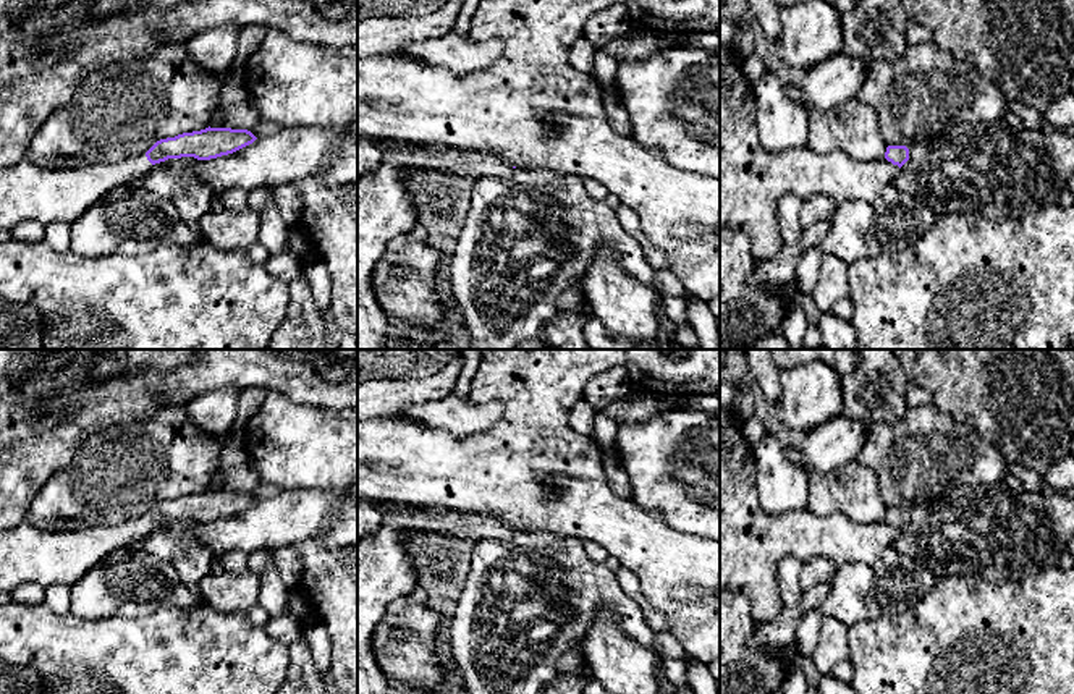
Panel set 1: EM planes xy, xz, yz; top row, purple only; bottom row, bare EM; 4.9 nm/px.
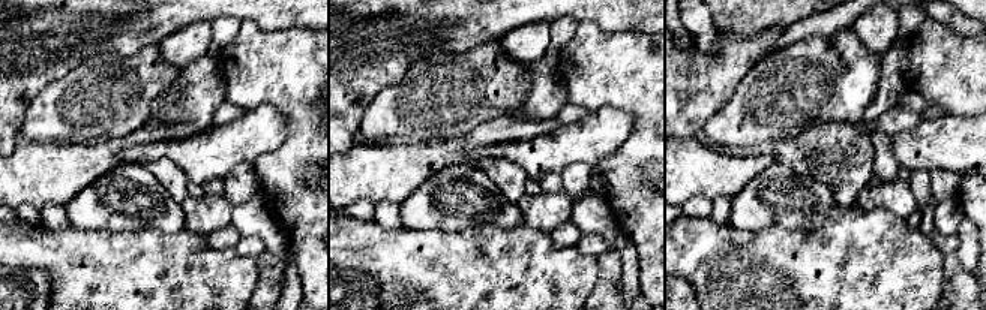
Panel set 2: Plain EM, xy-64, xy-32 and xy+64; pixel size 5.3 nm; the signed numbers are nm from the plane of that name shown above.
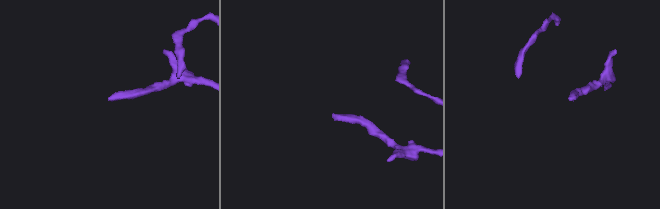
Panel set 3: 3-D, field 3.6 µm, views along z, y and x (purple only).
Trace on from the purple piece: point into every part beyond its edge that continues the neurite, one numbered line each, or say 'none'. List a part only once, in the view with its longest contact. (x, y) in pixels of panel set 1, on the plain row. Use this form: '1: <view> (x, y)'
1: xy (28, 554)

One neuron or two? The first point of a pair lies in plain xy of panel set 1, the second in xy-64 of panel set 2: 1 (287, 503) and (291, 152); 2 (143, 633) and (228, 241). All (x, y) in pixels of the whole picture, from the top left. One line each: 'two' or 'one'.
1: two
2: two

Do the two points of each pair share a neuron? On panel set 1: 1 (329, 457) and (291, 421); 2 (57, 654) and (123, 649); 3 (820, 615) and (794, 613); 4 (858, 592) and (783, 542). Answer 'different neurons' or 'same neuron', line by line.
1: same neuron
2: same neuron
3: different neurons
4: different neurons

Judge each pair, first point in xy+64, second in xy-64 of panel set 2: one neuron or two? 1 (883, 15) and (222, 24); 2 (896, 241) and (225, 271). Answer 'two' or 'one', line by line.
1: two
2: one

